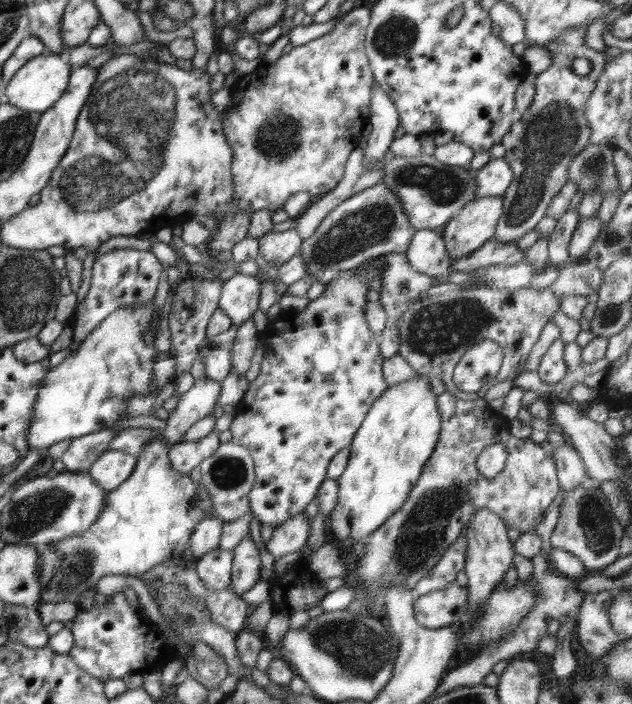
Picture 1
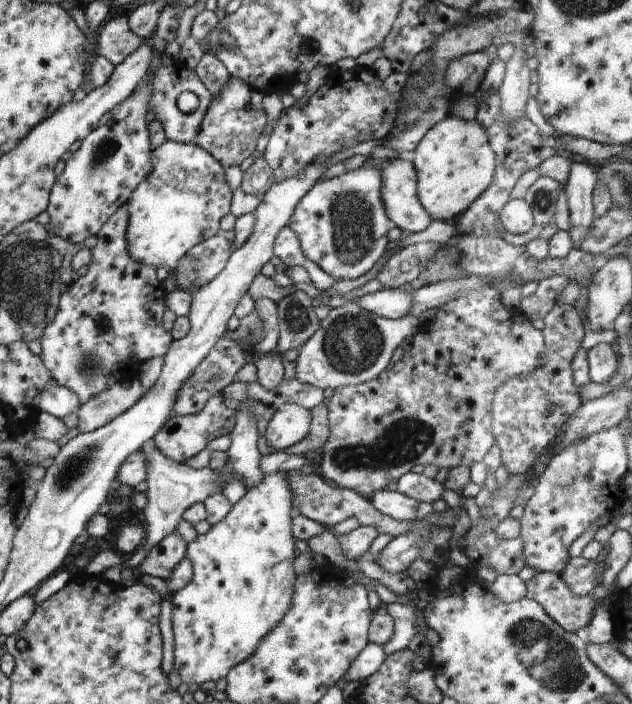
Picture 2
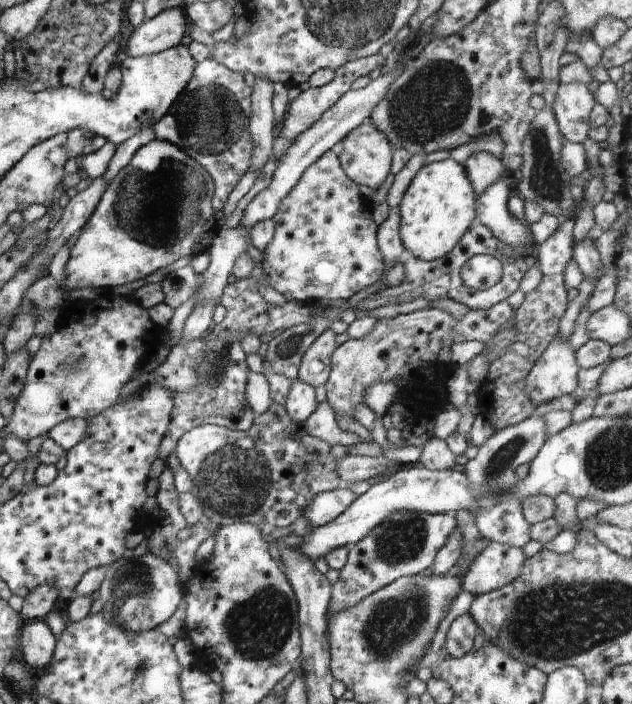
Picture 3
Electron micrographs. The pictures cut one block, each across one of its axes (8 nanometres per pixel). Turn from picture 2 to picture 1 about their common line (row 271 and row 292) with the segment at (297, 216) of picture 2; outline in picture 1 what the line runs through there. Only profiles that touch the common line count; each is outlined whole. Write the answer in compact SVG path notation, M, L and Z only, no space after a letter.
M374 257L356 268L339 271L338 276L326 284L320 297L309 301L304 309L292 311L290 321L274 322L272 336L260 334L267 347L261 372L249 383L229 431L231 441L245 446L252 455L254 486L249 494L249 508L263 524L278 527L292 516L303 513L317 496L332 457L351 446L372 404L389 388L383 378L385 359L380 354L380 339L366 323L366 294L370 282L376 278L374 272L380 269L380 257Z

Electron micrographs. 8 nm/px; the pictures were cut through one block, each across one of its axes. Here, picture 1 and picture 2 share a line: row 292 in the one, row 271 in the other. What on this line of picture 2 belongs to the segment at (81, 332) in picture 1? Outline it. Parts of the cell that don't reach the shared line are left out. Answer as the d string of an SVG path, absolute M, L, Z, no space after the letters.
M122 205L97 232L96 245L91 249L91 259L87 264L88 272L72 282L68 291L61 293L54 320L43 330L40 340L39 357L52 382L71 390L80 405L112 384L138 378L141 374L139 367L151 358L163 357L174 339L163 325L163 312L167 307L163 281L156 277L155 268L134 260L127 251L125 236L128 217L126 205Z

